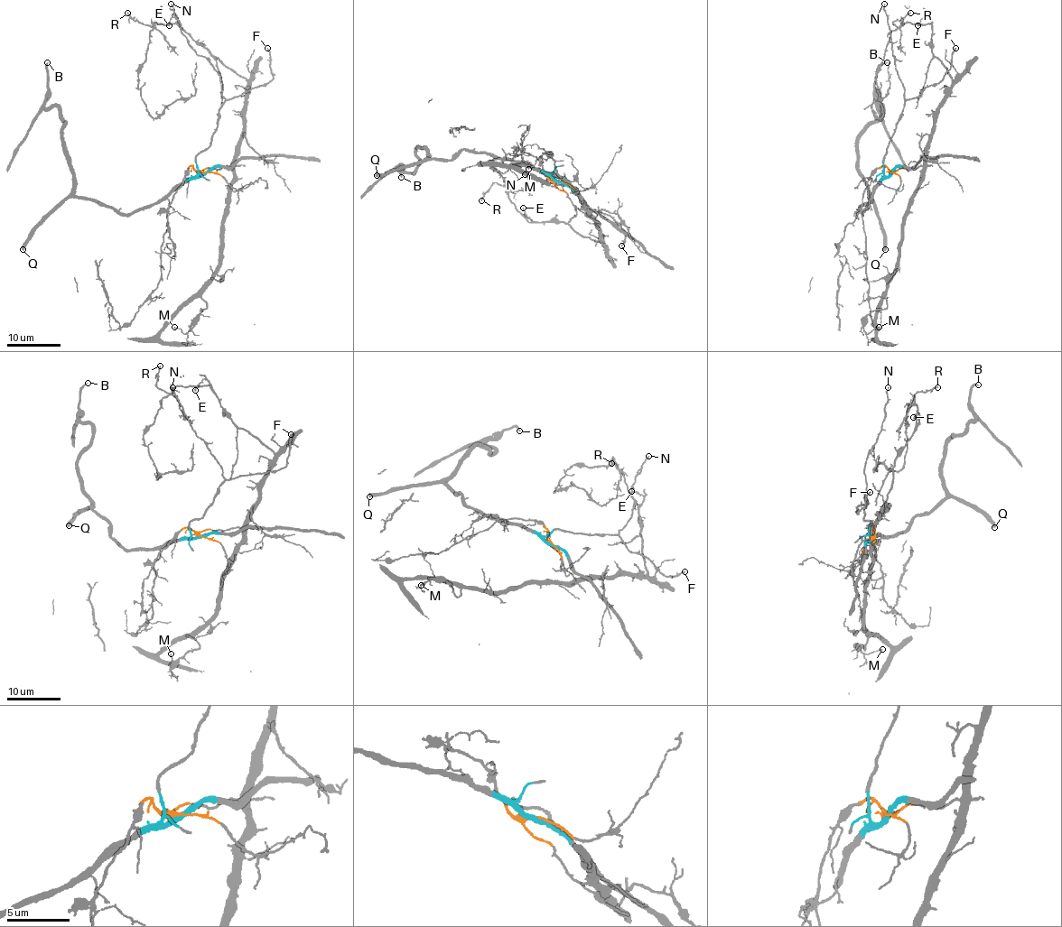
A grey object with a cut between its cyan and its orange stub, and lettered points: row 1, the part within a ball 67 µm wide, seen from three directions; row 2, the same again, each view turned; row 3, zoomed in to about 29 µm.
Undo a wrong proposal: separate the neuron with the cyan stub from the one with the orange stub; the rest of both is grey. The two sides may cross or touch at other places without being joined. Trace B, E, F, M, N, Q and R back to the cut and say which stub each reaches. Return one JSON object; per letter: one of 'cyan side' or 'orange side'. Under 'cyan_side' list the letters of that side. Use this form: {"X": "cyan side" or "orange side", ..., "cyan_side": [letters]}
{"B": "cyan side", "E": "orange side", "F": "cyan side", "M": "orange side", "N": "cyan side", "Q": "cyan side", "R": "orange side", "cyan_side": ["B", "F", "N", "Q"]}

